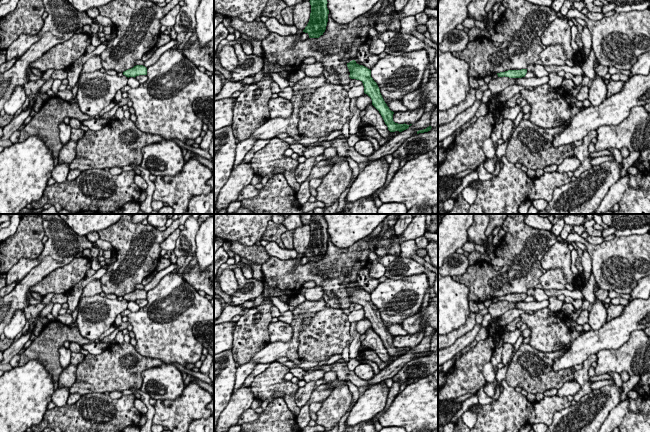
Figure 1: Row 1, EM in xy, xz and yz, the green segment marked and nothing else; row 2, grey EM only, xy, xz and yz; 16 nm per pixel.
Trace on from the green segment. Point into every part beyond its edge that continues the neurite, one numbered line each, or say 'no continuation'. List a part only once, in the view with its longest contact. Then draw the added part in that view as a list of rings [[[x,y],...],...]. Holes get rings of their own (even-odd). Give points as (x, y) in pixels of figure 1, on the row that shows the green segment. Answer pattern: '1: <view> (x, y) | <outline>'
no continuation

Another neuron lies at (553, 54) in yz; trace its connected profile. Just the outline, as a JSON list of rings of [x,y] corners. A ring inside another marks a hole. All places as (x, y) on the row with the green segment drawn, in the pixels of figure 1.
[[[561,44],[549,45],[539,54],[539,60],[542,61],[544,67],[558,65],[566,65],[565,61],[568,60],[566,52]]]

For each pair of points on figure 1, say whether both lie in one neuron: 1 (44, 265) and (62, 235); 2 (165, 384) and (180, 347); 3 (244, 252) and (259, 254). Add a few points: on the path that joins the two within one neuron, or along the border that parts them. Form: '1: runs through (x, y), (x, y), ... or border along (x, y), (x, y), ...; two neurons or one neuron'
1: runs through (51, 258), (61, 248), (62, 242); one neuron
2: border along (164, 362), (172, 364); two neurons
3: runs through (248, 252), (255, 254); one neuron

